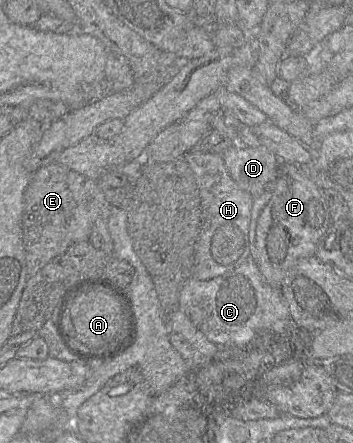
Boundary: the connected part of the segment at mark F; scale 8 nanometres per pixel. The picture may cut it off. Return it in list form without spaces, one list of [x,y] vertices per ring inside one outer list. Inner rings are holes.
[[[279,162],[279,176],[274,183],[271,199],[258,217],[255,243],[251,253],[265,280],[280,291],[287,271],[299,259],[314,256],[318,242],[330,224],[330,210],[323,189],[302,173],[298,165]]]

